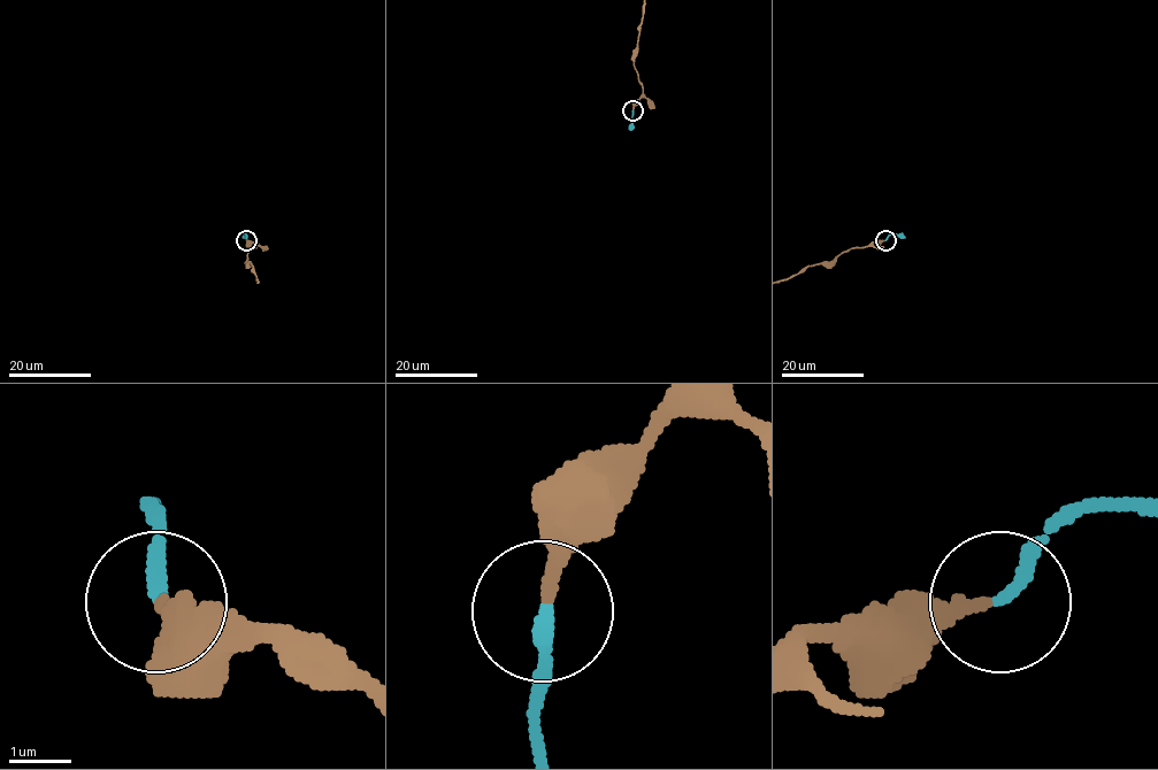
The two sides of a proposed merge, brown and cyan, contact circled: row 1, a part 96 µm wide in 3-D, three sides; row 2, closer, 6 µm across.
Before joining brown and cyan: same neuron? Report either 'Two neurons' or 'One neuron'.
One neuron

